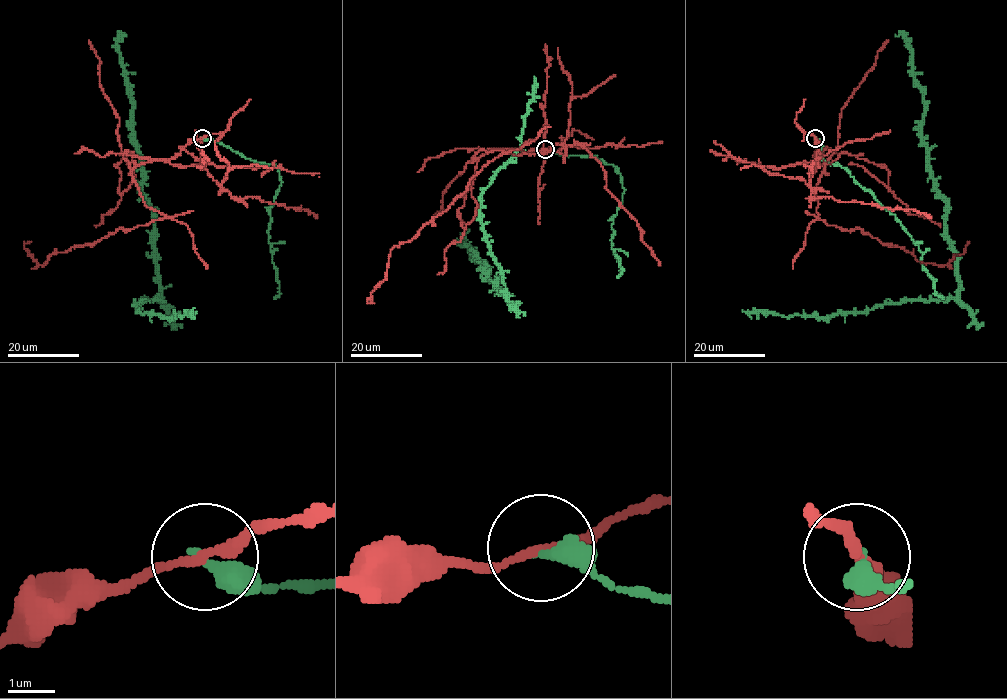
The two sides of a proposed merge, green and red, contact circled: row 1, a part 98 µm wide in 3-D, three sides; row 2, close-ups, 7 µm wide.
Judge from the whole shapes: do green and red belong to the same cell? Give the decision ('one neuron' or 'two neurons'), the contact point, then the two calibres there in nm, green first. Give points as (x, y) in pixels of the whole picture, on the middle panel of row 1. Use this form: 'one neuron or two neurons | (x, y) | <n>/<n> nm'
two neurons | (545, 149) | 320/190 nm

